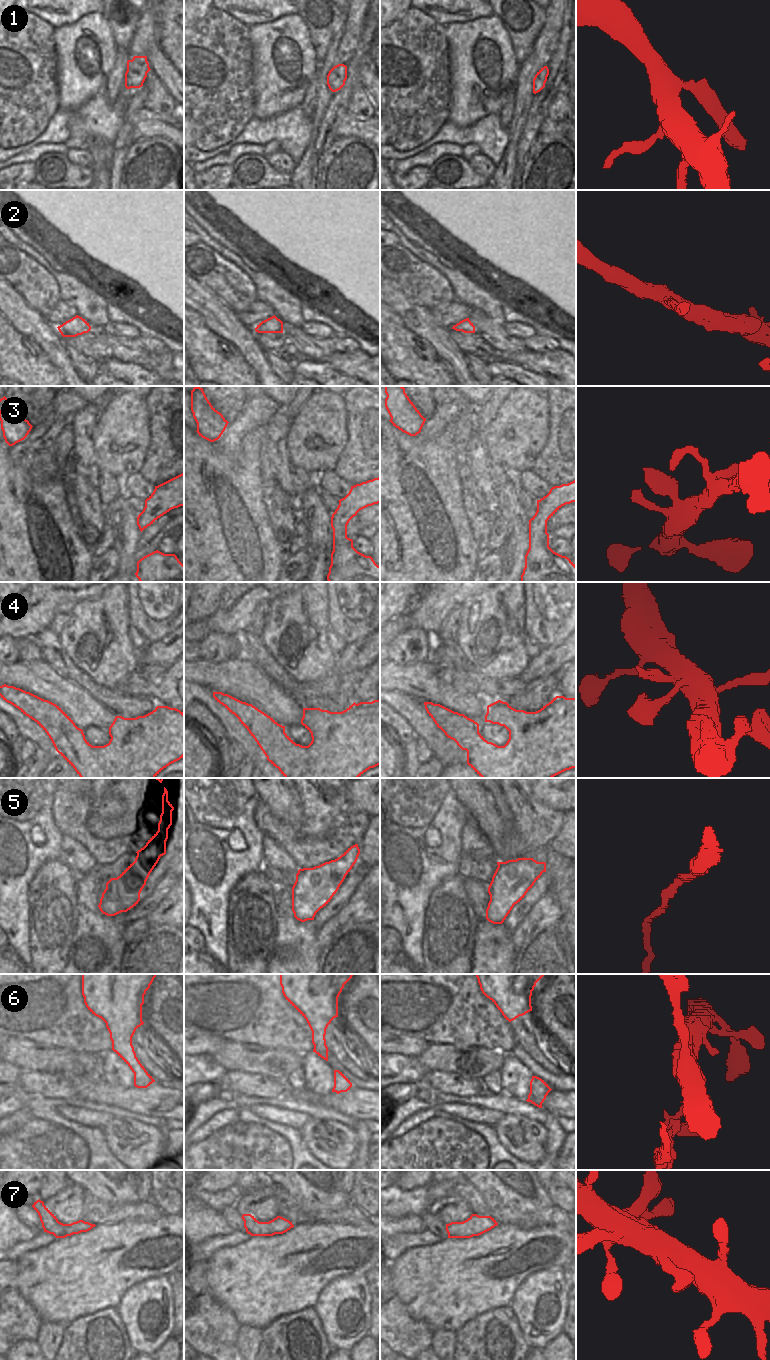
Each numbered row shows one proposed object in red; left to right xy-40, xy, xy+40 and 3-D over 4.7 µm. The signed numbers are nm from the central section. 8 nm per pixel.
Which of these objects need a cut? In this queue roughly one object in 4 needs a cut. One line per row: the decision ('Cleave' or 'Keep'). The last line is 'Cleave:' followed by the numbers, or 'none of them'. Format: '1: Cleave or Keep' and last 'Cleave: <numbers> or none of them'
1: Keep
2: Keep
3: Keep
4: Keep
5: Keep
6: Cleave
7: Keep
Cleave: 6.

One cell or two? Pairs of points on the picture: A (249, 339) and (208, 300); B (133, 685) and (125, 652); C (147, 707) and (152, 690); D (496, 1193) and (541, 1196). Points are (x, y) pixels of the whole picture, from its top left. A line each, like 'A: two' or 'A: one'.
A: one
B: two
C: two
D: one

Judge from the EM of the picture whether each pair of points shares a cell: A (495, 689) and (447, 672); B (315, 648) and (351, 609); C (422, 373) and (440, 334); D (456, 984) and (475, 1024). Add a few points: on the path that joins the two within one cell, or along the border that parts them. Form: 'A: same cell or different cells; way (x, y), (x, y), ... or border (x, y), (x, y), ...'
A: same cell; way (483, 686), (474, 682), (459, 680)
B: different cells; border (328, 605), (328, 626), (330, 628)
C: different cells; border (415, 334), (421, 337), (448, 367)
D: same cell; way (456, 994), (456, 1005), (465, 1014)

